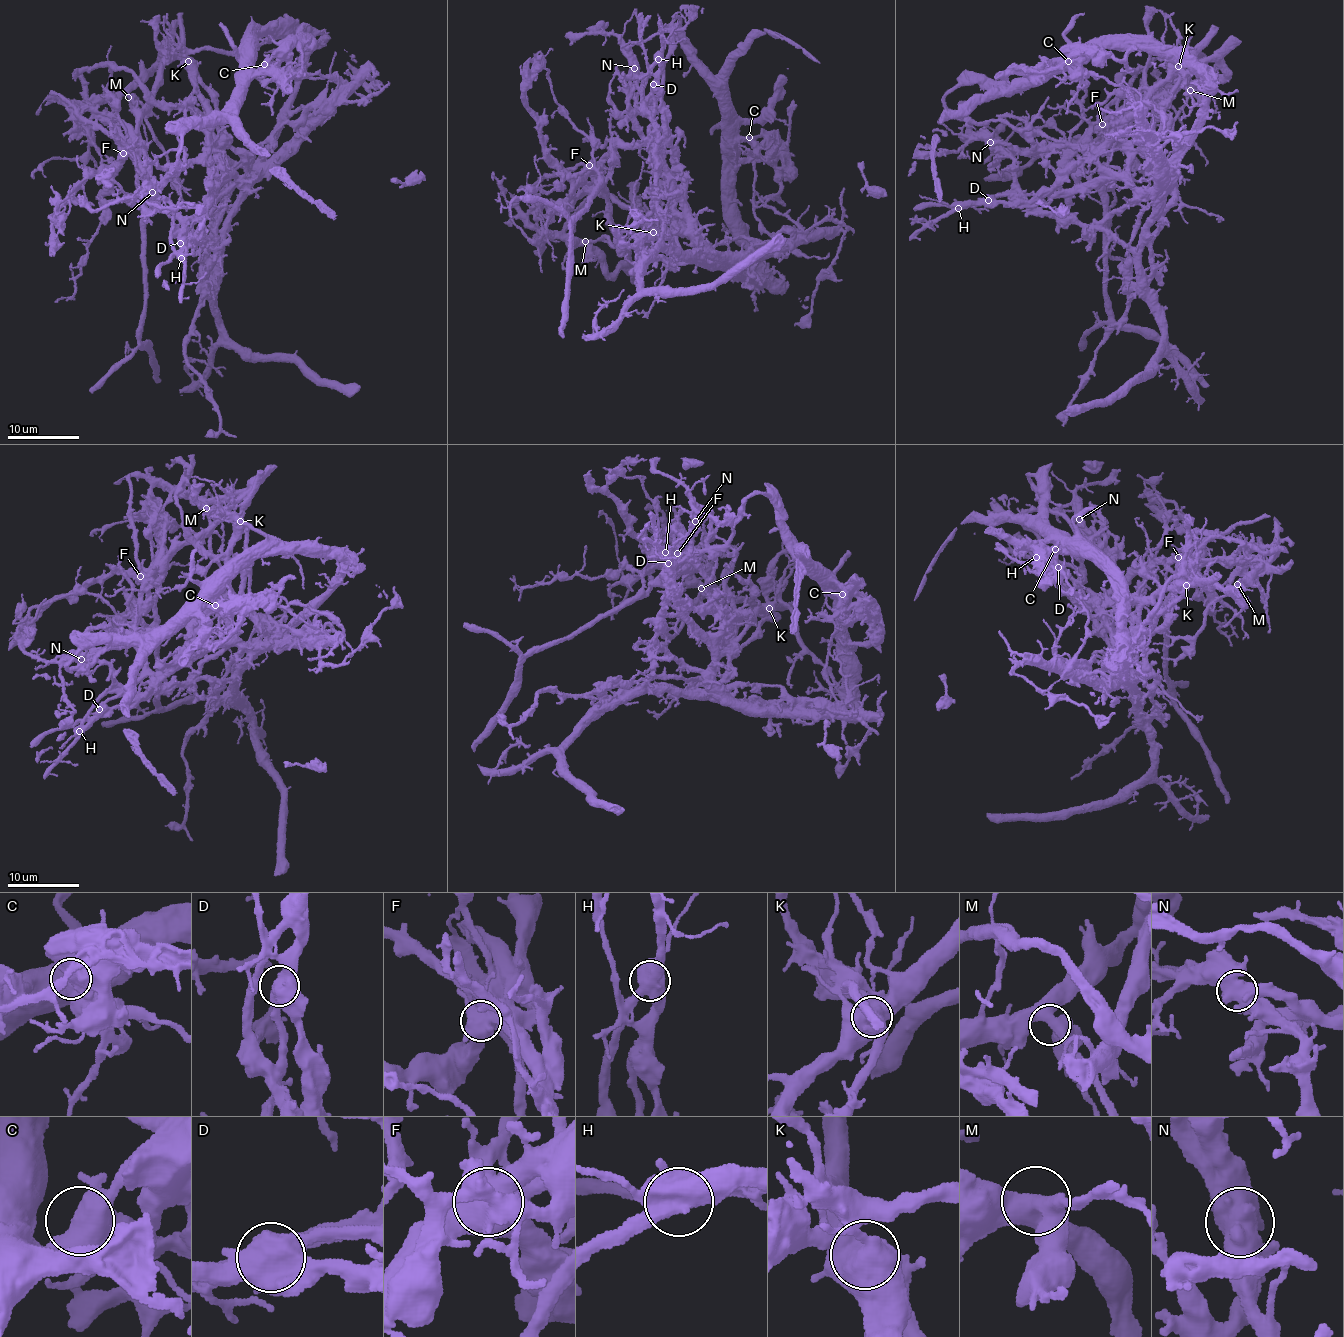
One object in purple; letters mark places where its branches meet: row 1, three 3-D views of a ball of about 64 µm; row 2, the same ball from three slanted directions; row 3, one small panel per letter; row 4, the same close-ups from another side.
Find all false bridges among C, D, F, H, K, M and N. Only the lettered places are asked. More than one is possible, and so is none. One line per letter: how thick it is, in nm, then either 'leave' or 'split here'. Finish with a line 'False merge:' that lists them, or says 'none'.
C: calibre 480 nm; leave
D: calibre 650 nm; split here
F: calibre 900 nm; split here
H: calibre 600 nm; split here
K: calibre 650 nm; split here
M: calibre 440 nm; leave
N: calibre 700 nm; split here
False merge: D, F, H, K, N

